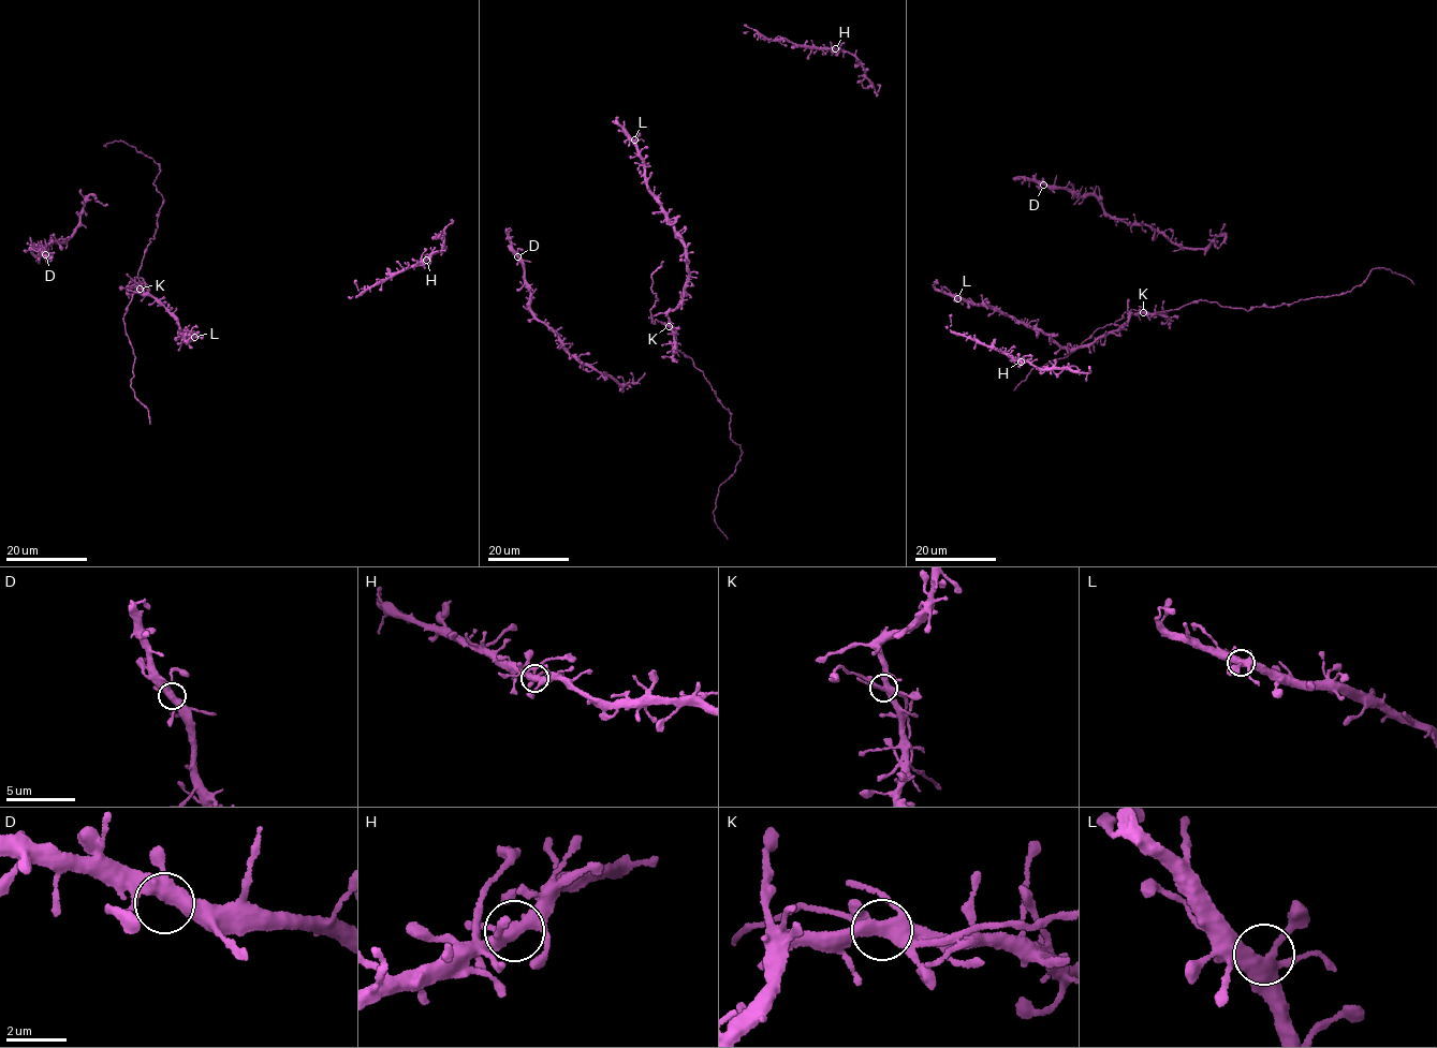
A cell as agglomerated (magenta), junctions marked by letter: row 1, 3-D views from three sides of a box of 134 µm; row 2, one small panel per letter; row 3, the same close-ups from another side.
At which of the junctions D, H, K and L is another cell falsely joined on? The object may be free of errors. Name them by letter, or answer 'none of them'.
none of them

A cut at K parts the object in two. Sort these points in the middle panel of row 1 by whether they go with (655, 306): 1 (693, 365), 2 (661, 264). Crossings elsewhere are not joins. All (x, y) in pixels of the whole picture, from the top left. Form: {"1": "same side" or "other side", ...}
{"1": "same side", "2": "same side"}

